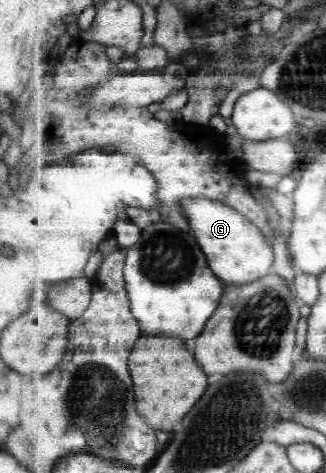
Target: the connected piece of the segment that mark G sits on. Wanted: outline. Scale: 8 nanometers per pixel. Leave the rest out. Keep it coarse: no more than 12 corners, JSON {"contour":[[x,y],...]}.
{"contour":[[183,205],[224,285],[253,283],[275,263],[271,242],[233,207]]}

